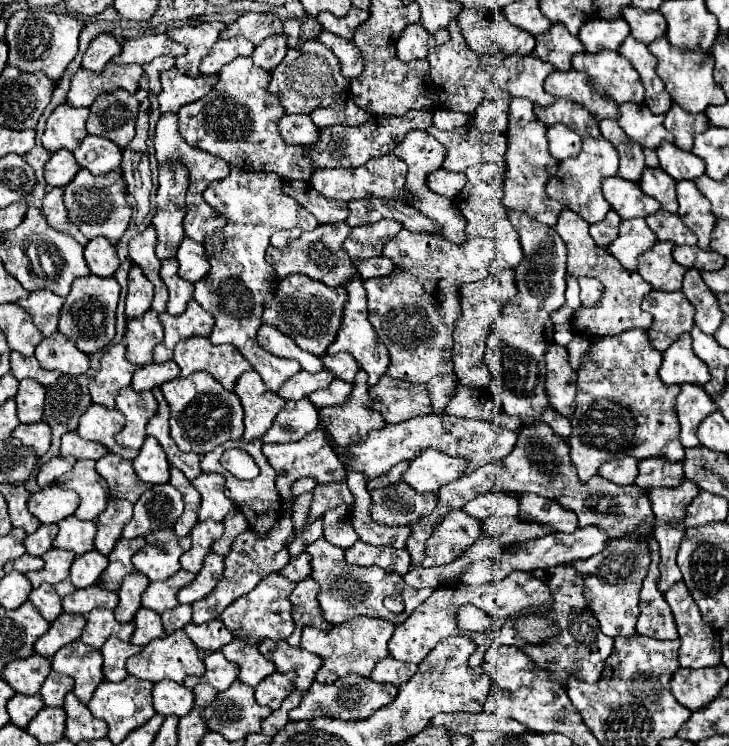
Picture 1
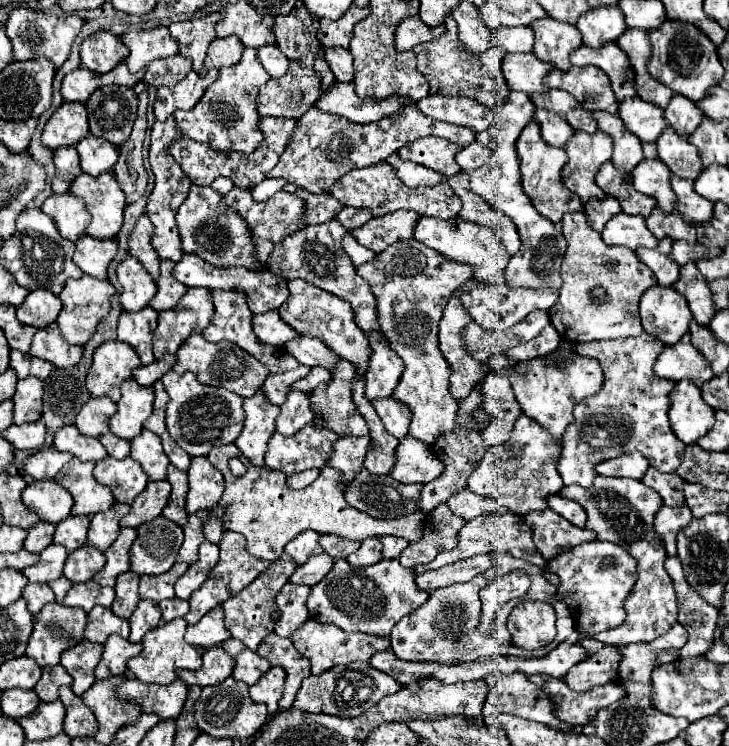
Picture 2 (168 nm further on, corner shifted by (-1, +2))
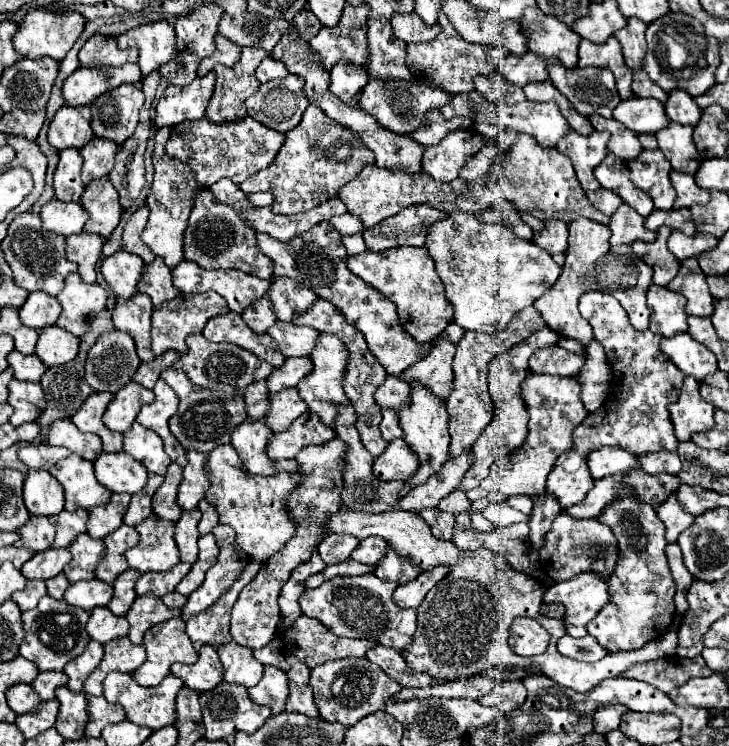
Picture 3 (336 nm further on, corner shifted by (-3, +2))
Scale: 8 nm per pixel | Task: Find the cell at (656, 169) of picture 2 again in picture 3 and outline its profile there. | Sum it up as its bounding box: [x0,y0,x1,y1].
[628,148,676,210]

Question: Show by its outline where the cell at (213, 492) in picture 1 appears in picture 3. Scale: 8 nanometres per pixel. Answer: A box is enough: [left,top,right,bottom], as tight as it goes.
[178,450,208,510]

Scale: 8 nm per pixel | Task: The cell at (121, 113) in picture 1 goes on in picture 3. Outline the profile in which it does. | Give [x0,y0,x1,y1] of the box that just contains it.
[90,84,144,144]

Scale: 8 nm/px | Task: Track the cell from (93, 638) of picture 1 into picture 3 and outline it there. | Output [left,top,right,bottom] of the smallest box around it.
[86,606,128,644]

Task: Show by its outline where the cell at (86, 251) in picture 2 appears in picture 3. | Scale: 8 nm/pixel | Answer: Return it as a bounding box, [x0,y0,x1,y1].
[66,234,104,284]

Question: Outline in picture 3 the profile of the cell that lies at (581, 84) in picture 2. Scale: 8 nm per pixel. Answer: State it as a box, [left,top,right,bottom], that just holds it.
[548,64,620,118]

